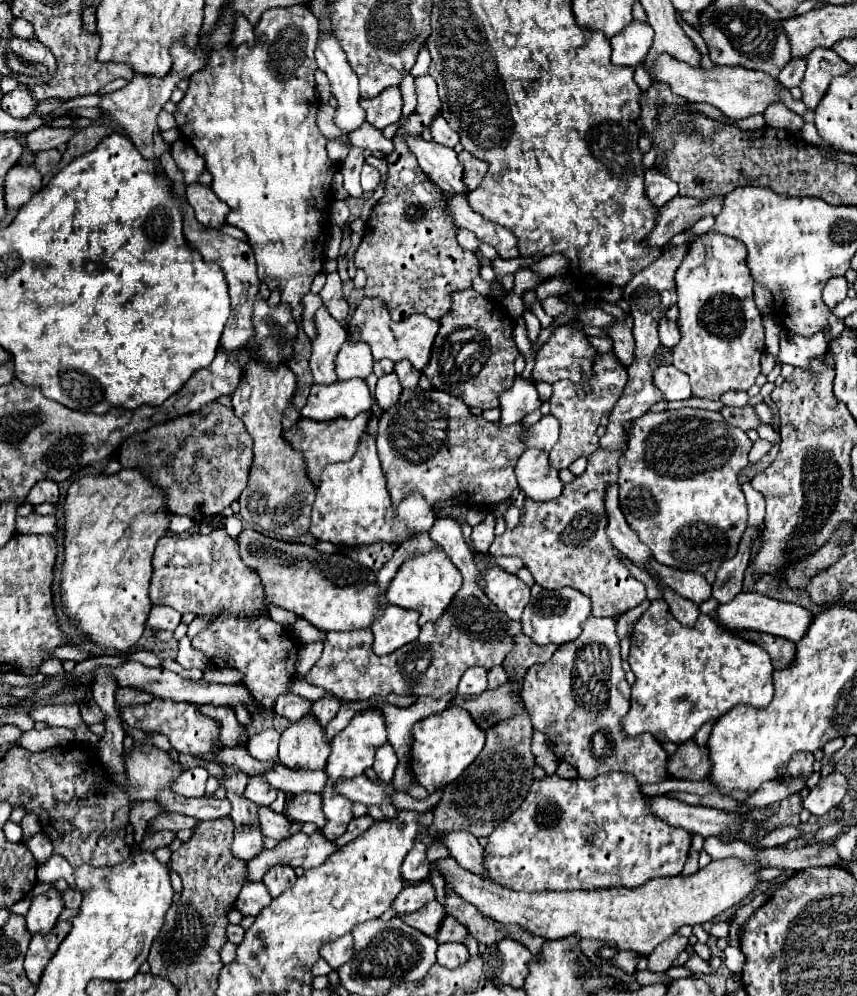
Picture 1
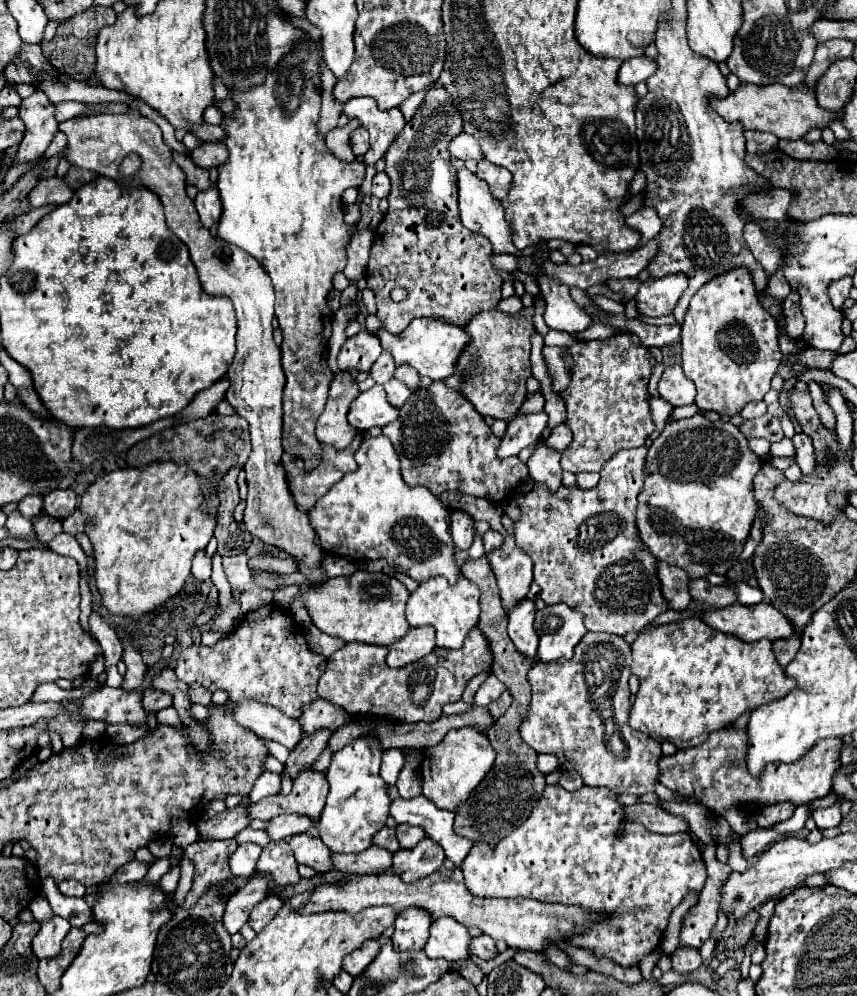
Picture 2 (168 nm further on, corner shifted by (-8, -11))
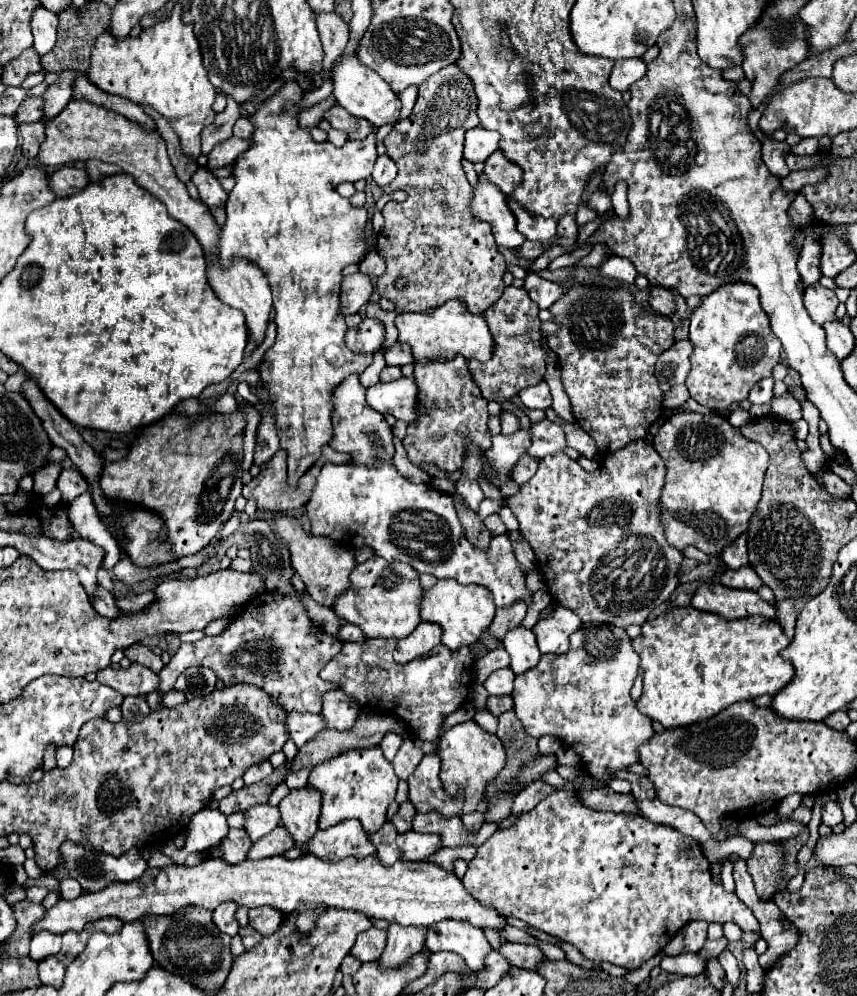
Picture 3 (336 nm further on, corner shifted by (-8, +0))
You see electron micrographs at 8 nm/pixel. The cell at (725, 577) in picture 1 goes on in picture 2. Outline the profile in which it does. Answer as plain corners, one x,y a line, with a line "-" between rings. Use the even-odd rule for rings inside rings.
736,583
734,591
738,595
738,603
742,603
742,605
756,605
756,603
764,601
764,595
758,587
750,587
746,583

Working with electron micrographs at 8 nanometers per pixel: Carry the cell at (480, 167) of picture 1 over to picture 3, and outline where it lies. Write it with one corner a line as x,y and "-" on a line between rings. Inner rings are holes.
496,150
494,154
486,158
484,174
488,176
490,182
502,188
504,194
510,194
522,180
522,170
516,164
512,164
510,160
506,160
506,156
500,150

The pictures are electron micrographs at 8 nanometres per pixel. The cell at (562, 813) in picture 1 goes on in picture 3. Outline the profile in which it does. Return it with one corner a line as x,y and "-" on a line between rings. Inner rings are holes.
554,790
536,808
518,814
510,828
494,832
468,862
462,884
478,902
496,908
502,916
520,918
574,944
588,960
606,960
630,970
656,956
684,922
736,922
742,930
758,932
750,908
712,880
710,862
694,838
638,814
592,810
574,790

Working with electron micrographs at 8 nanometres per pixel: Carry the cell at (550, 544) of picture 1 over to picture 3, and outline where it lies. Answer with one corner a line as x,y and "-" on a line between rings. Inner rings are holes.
634,440
628,446
620,448
618,452
610,452
602,462
600,468
596,472
586,472
580,468
580,464
576,460
570,460
564,452
560,452
560,456
546,456
544,460
540,460
538,472
526,482
522,484
520,492
510,496
506,500
506,506
514,512
518,524
520,524
520,534
526,538
526,542
532,546
534,554
536,554
536,564
540,568
540,572
544,574
544,584
550,590
552,598
560,604
564,604
566,608
570,608
572,612
576,612
580,616
582,622
604,622
604,624
616,624
620,628
628,628
630,624
644,624
644,620
648,618
648,614
664,604
672,592
678,586
678,566
682,562
682,554
676,552
666,540
664,540
664,530
662,524
658,520
658,508
656,508
656,498
660,496
660,488
664,486
664,462
660,460
658,452
652,448
652,444
648,440

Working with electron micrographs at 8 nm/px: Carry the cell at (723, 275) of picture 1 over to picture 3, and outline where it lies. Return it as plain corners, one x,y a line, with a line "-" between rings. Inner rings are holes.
748,282
722,284
714,292
704,296
700,306
692,312
688,338
694,346
694,352
692,352
692,370
686,380
686,388
690,390
690,396
706,408
728,408
734,402
746,400
750,388
760,380
768,378
772,374
772,368
780,362
782,344
770,330
770,320
768,314
760,308
756,288

